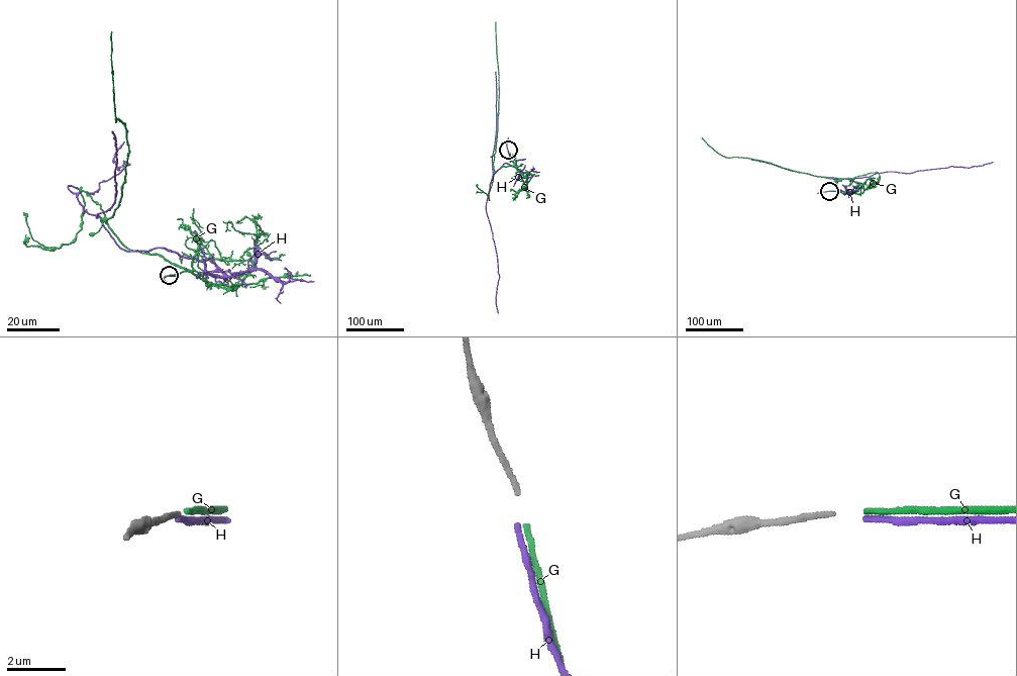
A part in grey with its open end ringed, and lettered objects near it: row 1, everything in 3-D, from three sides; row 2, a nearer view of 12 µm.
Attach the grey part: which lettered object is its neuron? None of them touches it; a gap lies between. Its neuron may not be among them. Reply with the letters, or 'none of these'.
G

